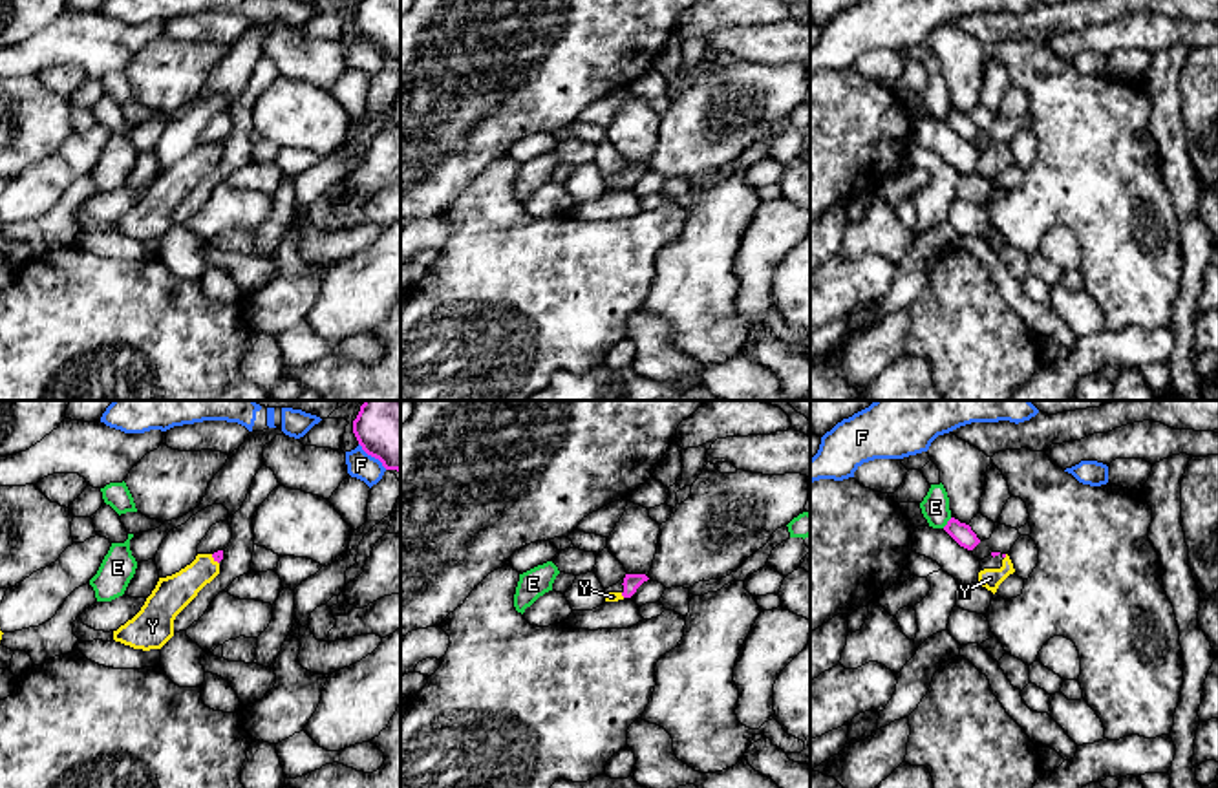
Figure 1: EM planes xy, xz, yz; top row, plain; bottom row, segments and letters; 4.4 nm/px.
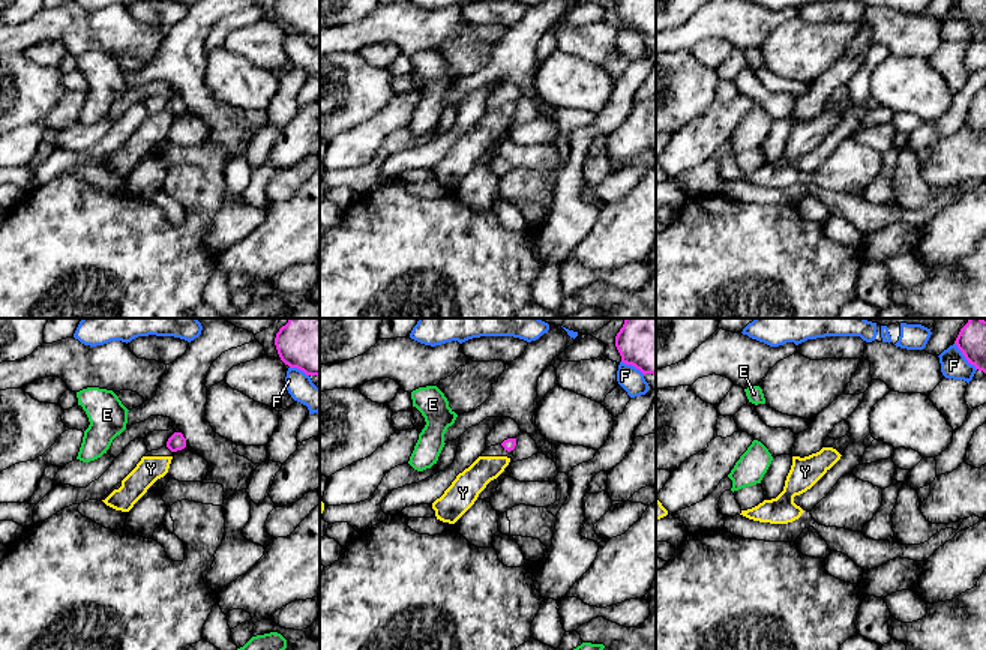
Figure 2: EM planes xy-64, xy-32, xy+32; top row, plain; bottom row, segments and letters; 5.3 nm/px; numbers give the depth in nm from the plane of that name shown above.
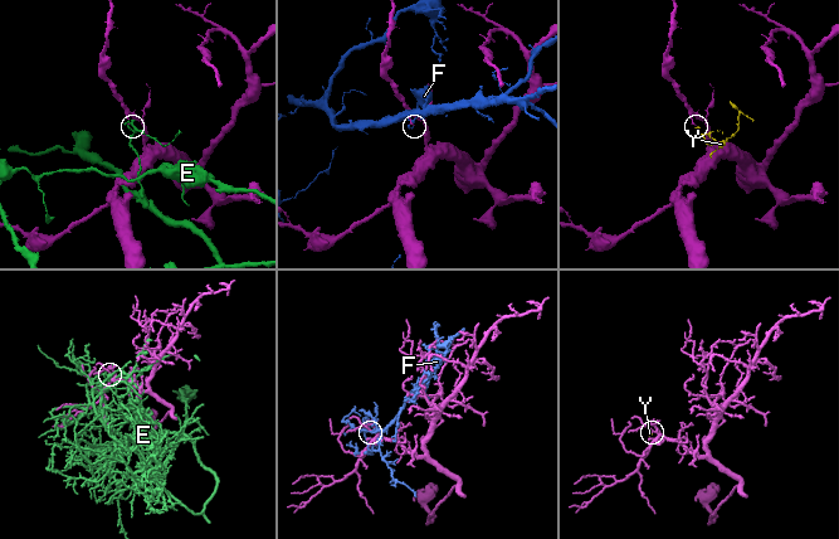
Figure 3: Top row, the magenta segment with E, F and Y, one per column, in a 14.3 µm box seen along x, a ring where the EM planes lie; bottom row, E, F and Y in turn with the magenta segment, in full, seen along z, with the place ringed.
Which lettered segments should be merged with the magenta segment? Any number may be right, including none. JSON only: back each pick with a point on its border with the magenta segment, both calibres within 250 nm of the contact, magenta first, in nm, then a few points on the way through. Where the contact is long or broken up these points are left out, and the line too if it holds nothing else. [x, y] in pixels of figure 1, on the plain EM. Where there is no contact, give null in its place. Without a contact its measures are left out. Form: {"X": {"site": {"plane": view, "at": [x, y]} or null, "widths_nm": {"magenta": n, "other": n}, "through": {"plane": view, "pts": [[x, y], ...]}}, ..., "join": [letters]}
{"Y": {"site": {"plane": "xy", "at": [214, 150]}, "widths_nm": {"magenta": 50, "other": 160}, "through": {"plane": "xy", "pts": [[218, 147], [214, 150], [174, 183]]}}, "join": ["Y"]}

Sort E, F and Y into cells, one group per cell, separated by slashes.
E / F / Y

